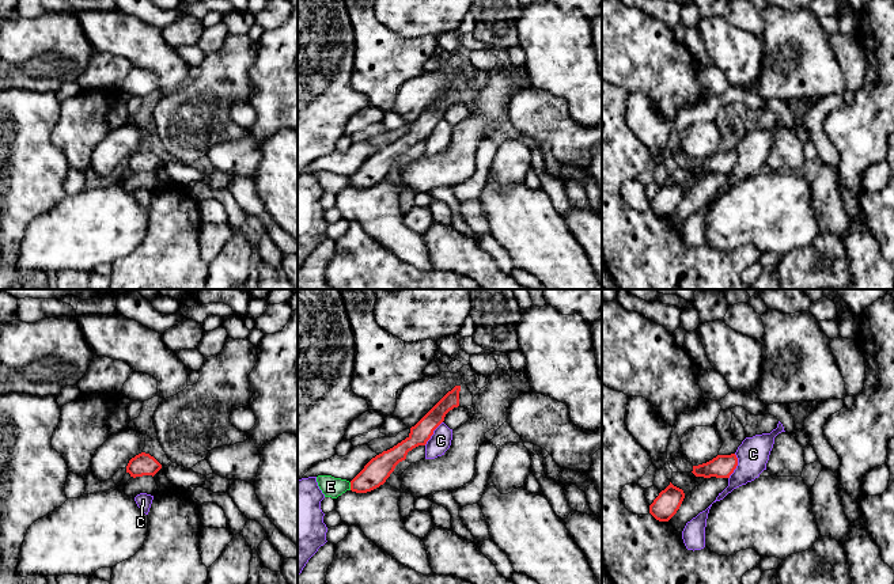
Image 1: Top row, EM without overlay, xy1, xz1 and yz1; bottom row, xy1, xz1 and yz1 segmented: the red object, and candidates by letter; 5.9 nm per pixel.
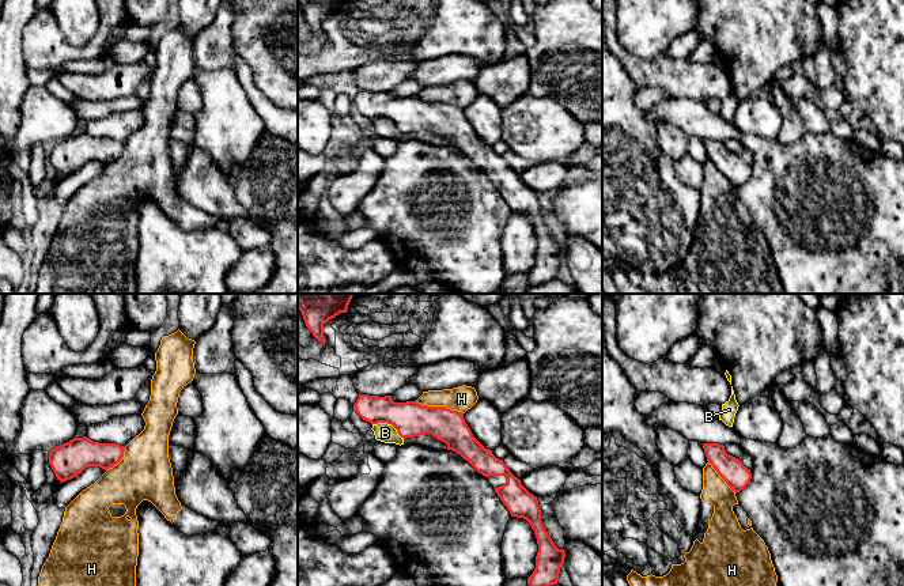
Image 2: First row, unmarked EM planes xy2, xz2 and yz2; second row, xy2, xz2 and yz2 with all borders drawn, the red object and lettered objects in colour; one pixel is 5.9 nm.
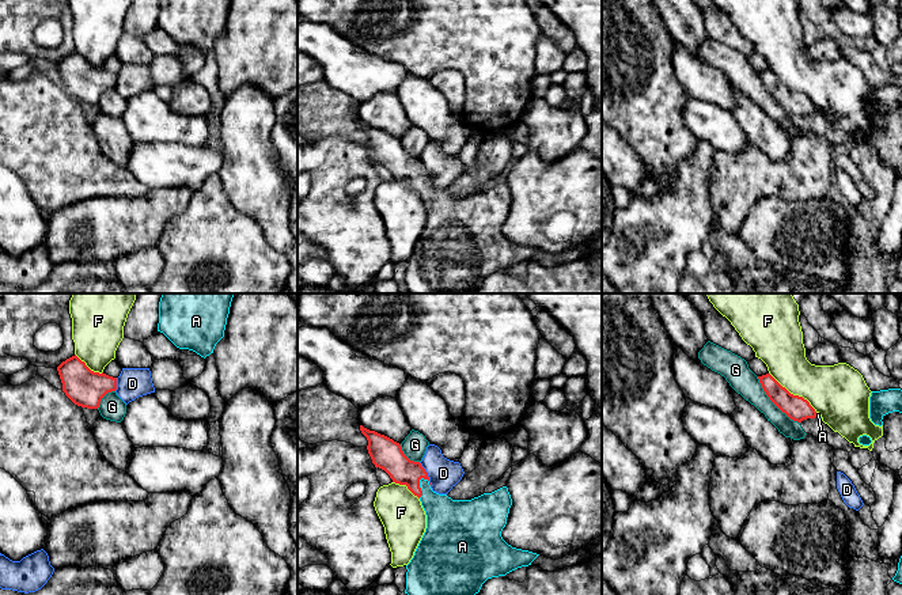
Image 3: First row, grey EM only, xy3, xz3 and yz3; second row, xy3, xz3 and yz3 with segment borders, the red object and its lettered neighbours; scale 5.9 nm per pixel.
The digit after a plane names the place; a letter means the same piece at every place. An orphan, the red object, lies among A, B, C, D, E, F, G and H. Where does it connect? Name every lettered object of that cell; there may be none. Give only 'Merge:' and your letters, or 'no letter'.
Merge: A

